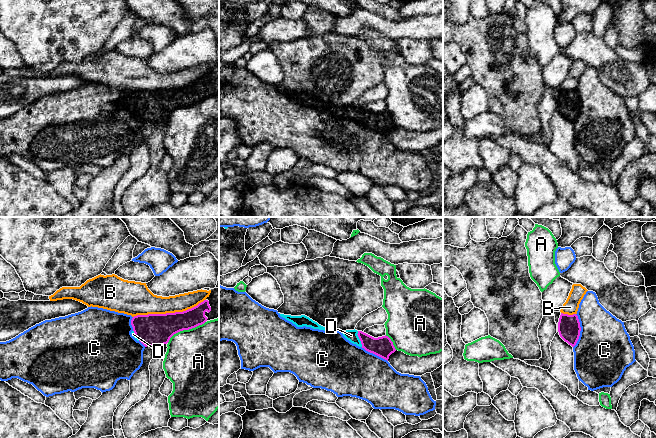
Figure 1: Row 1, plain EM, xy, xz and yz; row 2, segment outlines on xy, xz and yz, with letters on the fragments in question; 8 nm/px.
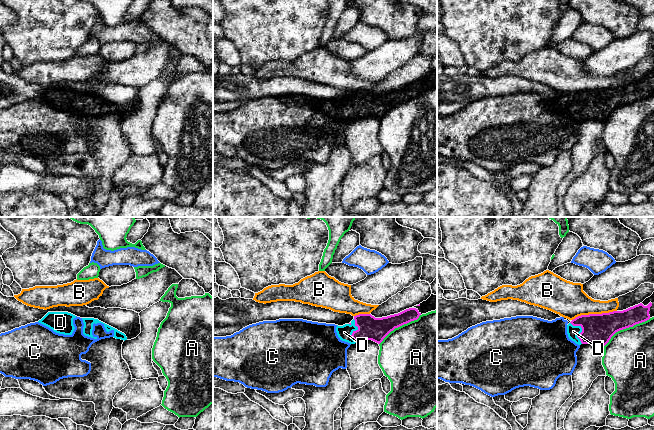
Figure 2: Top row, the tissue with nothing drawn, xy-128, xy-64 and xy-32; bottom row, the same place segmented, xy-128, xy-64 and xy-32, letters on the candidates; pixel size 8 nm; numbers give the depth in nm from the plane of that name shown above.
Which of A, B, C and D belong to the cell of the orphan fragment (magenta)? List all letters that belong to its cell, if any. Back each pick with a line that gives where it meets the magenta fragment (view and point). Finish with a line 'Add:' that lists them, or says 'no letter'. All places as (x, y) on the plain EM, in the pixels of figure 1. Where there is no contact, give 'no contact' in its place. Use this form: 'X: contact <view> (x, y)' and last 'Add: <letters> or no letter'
D: contact xz (359, 114)
Add: D

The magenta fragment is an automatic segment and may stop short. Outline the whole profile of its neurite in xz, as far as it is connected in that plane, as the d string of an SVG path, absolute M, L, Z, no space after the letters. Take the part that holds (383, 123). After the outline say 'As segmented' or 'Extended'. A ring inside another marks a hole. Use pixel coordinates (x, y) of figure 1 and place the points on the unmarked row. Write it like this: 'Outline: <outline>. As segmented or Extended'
Outline: M346 106L342 107L343 112L351 119L364 124L388 137L389 132L396 127L393 118L388 112L374 114L362 107Z. Extended

